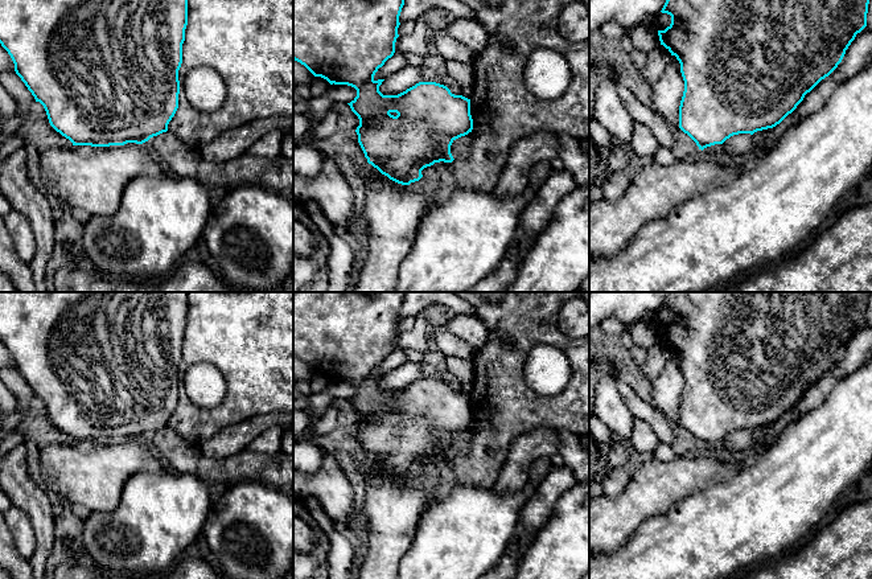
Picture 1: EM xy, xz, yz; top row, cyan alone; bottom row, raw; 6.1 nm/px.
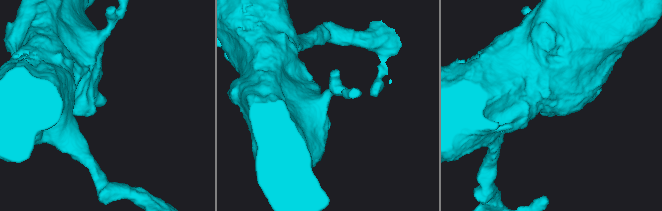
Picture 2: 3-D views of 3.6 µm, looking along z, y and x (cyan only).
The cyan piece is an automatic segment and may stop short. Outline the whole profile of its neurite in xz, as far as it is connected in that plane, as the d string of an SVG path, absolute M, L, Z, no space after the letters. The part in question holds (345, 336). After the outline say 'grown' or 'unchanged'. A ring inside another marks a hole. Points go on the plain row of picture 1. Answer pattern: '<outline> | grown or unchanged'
M293 292L293 356L330 381L347 381L357 386L357 393L347 401L359 415L355 428L367 459L390 476L410 481L423 473L424 464L454 456L451 442L472 428L473 415L470 395L454 391L436 378L419 378L398 391L383 391L379 387L384 375L375 377L374 371L395 349L404 295L406 292Z | unchanged

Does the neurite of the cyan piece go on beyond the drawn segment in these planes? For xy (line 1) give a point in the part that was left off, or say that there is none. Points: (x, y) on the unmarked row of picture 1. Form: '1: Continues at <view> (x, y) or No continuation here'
1: No continuation here

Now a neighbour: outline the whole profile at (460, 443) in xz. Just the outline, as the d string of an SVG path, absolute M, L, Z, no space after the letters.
M472 428L453 436L451 442L451 449L454 456L462 455L469 451L470 438L472 438Z

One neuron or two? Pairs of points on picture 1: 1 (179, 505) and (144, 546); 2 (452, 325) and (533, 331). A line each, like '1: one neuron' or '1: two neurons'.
1: one neuron
2: two neurons

